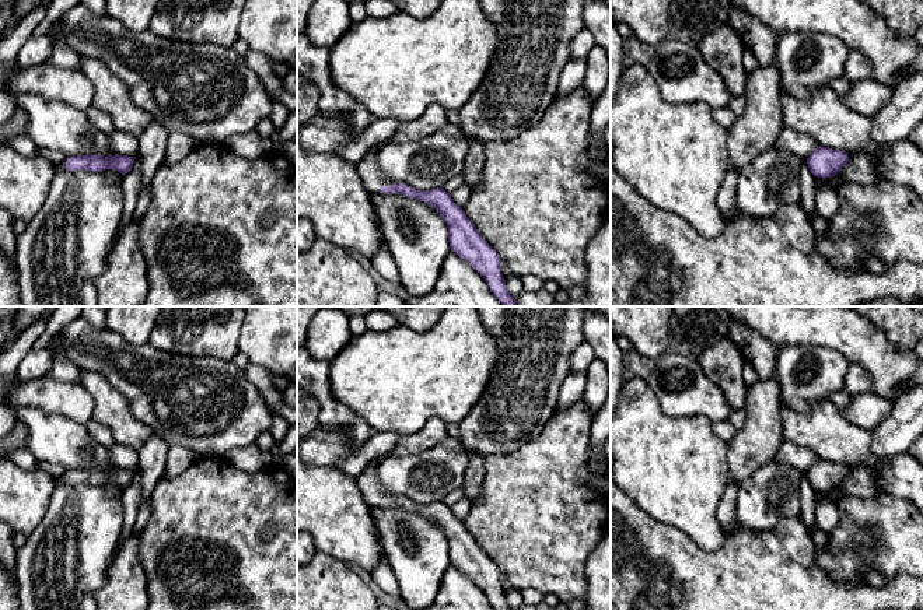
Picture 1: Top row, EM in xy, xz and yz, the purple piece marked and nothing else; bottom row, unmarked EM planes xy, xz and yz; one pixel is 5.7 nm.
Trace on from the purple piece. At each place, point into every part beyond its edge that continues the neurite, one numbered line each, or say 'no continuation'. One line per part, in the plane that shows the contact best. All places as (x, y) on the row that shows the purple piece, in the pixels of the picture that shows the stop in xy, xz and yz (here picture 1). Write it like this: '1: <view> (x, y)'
1: xz (374, 179)

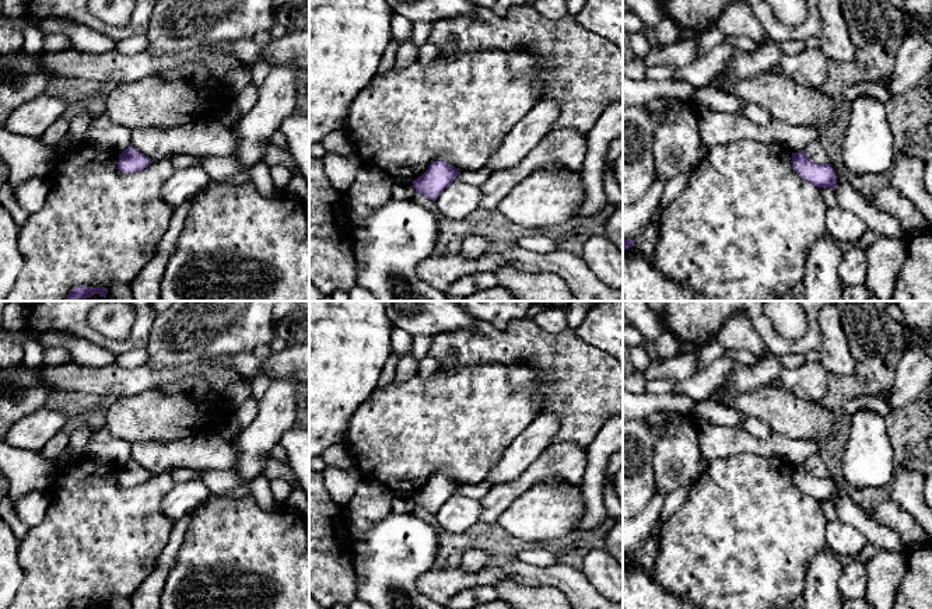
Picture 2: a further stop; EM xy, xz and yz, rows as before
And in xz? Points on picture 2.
no continuation

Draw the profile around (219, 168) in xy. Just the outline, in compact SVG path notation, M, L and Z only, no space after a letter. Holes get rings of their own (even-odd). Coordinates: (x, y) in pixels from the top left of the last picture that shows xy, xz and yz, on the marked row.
M206 157L196 165L202 167L214 182L225 181L236 174L246 174L249 176L249 182L260 195L271 197L277 193L270 178L270 167L264 162L246 168L234 157Z

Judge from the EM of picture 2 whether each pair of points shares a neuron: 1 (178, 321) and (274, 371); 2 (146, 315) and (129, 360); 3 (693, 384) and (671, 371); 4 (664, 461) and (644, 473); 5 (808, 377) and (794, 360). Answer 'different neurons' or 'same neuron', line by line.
1: different neurons
2: different neurons
3: different neurons
4: different neurons
5: different neurons

